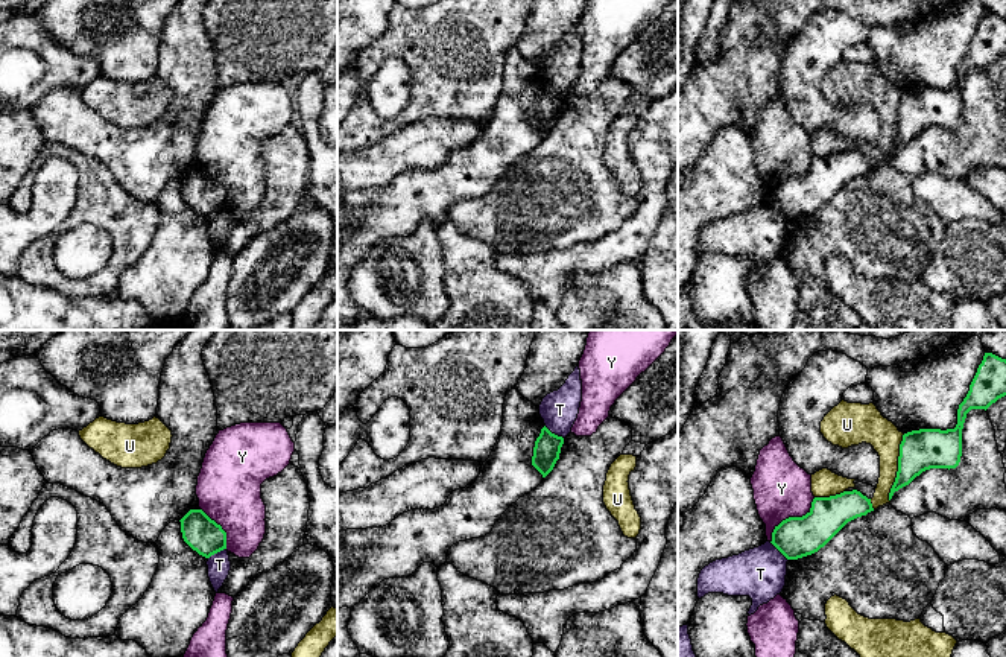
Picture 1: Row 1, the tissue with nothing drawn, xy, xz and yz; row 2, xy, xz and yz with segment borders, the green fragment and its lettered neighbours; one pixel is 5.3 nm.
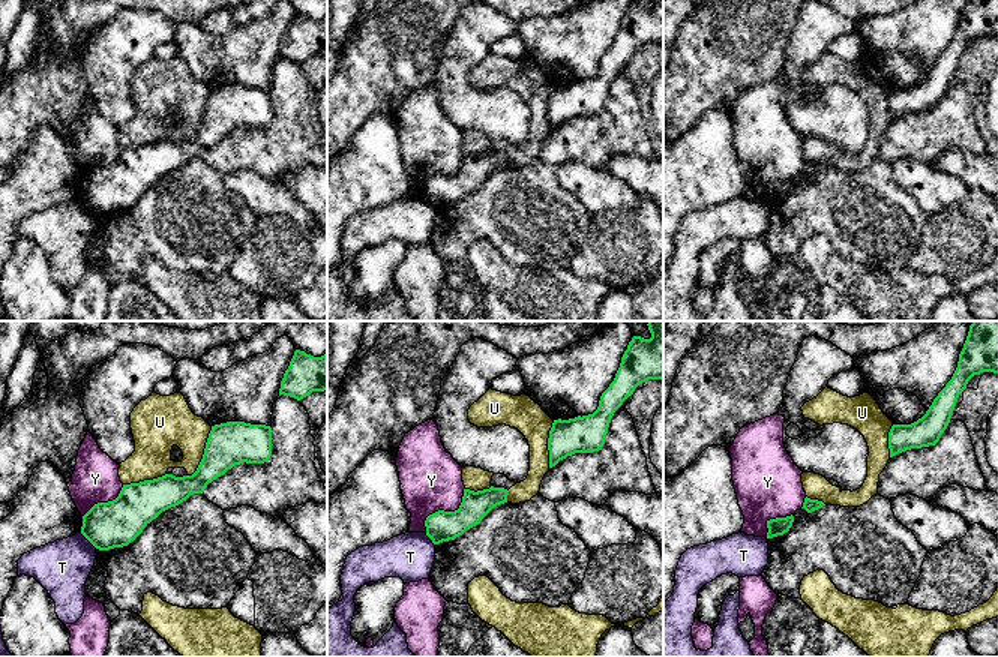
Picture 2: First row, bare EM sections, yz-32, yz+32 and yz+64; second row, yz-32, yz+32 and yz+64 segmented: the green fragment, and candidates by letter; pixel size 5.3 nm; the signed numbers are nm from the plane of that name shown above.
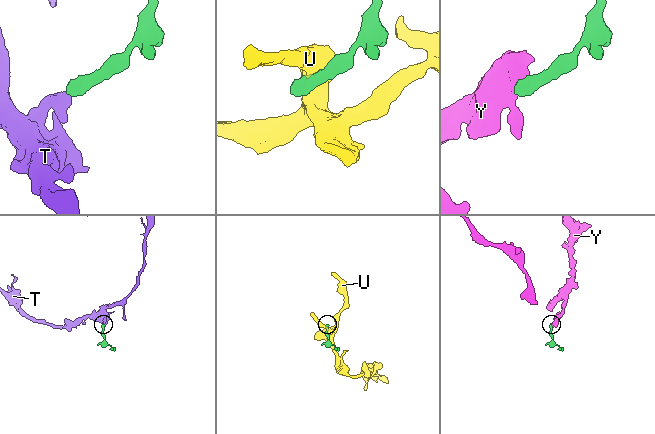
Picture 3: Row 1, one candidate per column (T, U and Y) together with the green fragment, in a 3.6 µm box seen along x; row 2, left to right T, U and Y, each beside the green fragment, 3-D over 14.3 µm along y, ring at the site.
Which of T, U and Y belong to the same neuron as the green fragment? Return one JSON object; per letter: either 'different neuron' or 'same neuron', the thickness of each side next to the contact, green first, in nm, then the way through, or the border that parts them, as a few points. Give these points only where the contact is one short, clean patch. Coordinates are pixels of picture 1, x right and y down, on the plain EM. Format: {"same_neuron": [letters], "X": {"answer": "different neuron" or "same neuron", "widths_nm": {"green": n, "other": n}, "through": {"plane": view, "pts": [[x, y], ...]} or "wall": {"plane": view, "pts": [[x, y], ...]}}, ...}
{"same_neuron": [], "T": {"answer": "different neuron", "widths_nm": {"green": 140, "other": 200}, "wall": {"plane": "xz", "pts": [[544, 85], [563, 98]]}}, "U": {"answer": "different neuron", "widths_nm": {"green": 220, "other": 170}}, "Y": {"answer": "different neuron", "widths_nm": {"green": 220, "other": 300}, "wall": {"plane": "yz", "pts": [[815, 157], [804, 174], [786, 177], [774, 189], [771, 201]]}}}

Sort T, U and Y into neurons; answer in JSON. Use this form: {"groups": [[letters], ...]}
{"groups": [["T"], ["U"], ["Y"]]}

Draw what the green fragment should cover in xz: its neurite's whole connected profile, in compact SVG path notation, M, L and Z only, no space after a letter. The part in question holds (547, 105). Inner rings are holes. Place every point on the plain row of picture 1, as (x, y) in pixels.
M546 85L535 100L532 125L546 137L559 119L564 97L552 93Z

